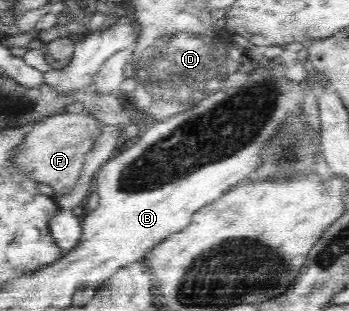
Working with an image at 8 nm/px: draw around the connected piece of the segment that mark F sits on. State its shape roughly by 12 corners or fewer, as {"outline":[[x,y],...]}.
{"outline":[[55,113],[26,131],[17,163],[52,188],[77,188],[105,125]]}

